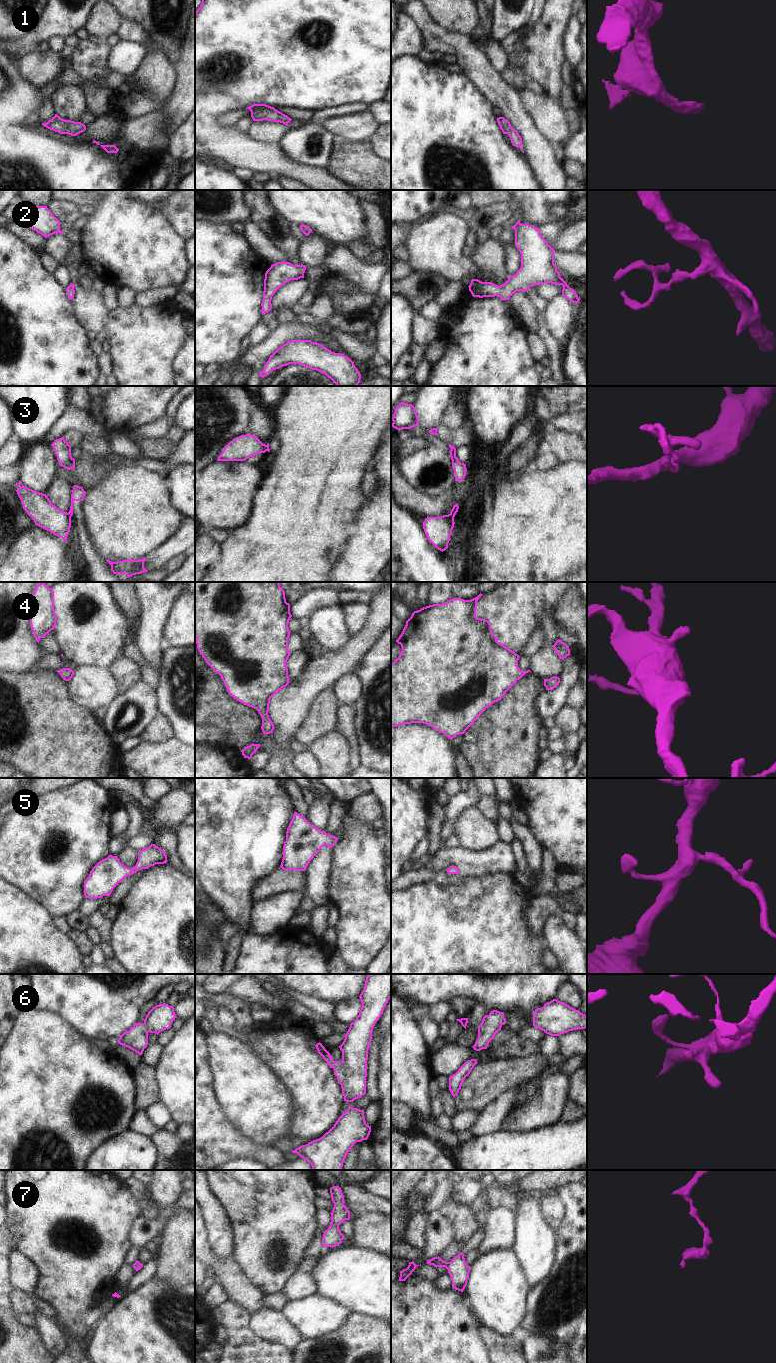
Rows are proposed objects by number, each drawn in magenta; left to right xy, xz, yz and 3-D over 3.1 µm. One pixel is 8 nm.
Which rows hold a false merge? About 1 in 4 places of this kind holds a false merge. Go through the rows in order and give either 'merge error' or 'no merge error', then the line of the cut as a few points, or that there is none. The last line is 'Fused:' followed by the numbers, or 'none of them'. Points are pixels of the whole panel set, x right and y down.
1: no merge error; no cut
2: no merge error; no cut
3: merge error; cut in yz along (450, 513), (455, 514)
4: no merge error; no cut
5: no merge error; no cut
6: no merge error; no cut
7: no merge error; no cut
Fused: 3

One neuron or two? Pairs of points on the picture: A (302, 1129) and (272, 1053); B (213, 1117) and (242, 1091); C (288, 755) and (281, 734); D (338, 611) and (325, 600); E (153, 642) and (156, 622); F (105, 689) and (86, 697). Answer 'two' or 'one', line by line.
A: one
B: two
C: two
D: two
E: one
F: one

